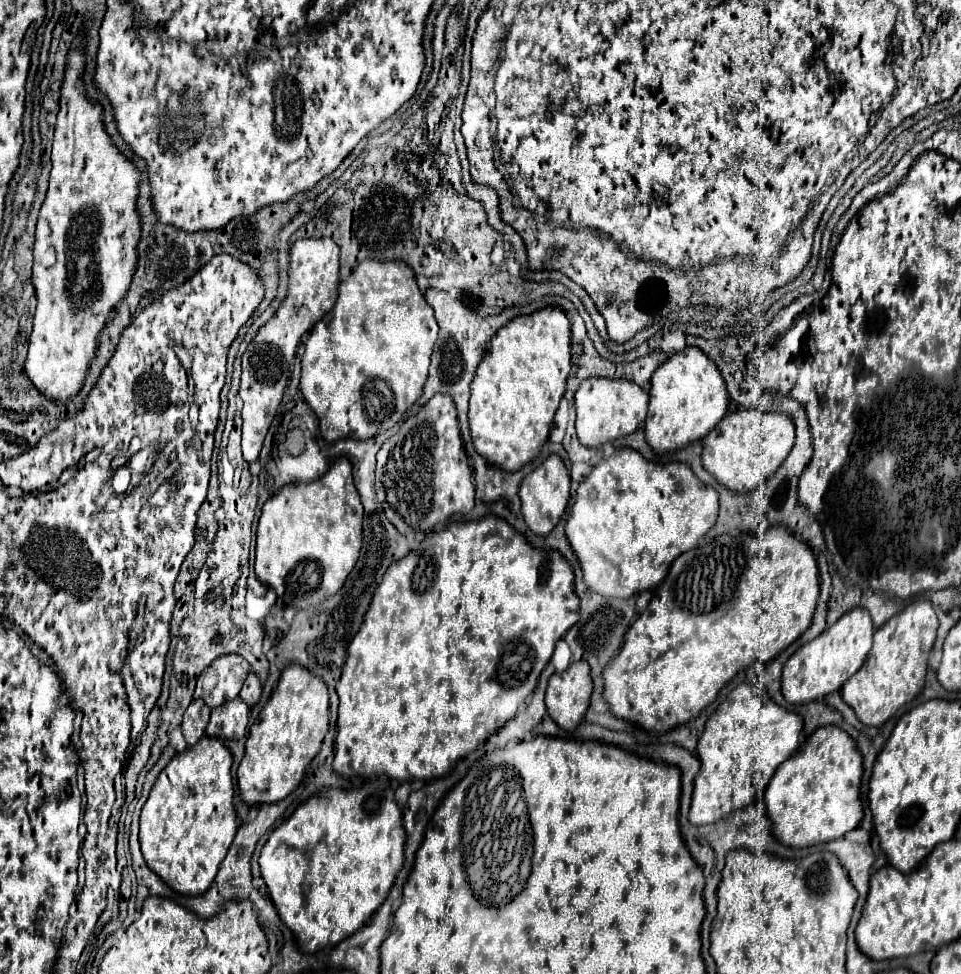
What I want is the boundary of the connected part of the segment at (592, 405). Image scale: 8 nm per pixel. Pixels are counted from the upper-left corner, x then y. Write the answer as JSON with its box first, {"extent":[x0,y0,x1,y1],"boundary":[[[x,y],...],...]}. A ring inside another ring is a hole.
{"extent":[575,378,647,448],"boundary":[[[587,378],[581,382],[575,392],[575,408],[577,408],[577,436],[583,446],[599,448],[605,442],[613,442],[621,436],[633,434],[647,416],[647,392],[641,386],[629,380],[607,380],[607,378]]]}

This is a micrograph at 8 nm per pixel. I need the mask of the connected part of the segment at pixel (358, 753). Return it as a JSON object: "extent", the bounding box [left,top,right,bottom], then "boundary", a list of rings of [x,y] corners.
{"extent":[333,514,579,782],"boundary":[[[489,514],[475,522],[451,524],[449,528],[433,534],[447,534],[447,536],[427,536],[421,542],[419,550],[407,554],[405,558],[393,562],[387,568],[379,588],[375,590],[371,606],[365,612],[365,620],[347,648],[347,662],[337,682],[339,722],[337,722],[335,758],[333,758],[333,770],[343,778],[349,778],[351,774],[371,776],[383,770],[393,780],[413,782],[413,780],[441,778],[449,774],[461,758],[473,752],[481,742],[485,742],[491,734],[503,728],[505,722],[517,714],[519,706],[525,704],[529,694],[535,690],[539,674],[551,660],[557,640],[563,638],[565,632],[579,620],[579,600],[575,596],[573,570],[569,562],[557,550],[545,552],[529,546],[525,538],[507,524],[507,520]]]}

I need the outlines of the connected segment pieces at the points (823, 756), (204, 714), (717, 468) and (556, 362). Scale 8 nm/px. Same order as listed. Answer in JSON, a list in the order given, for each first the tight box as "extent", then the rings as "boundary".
[{"extent":[765,726,863,848],"boundary":[[[837,726],[817,728],[805,740],[803,748],[799,748],[789,760],[785,760],[785,764],[781,764],[781,768],[777,768],[777,774],[773,776],[767,788],[765,804],[767,804],[769,820],[773,822],[773,836],[785,846],[807,848],[841,838],[845,836],[845,832],[857,828],[863,818],[863,804],[859,800],[861,776],[863,776],[861,754],[857,752],[851,736]]]},{"extent":[181,700,211,746],"boundary":[[[193,700],[189,704],[183,724],[181,724],[187,746],[193,746],[205,734],[205,728],[209,724],[209,712],[211,712],[211,708],[201,700]]]},{"extent":[703,410,795,494],"boundary":[[[737,410],[727,414],[717,428],[703,438],[703,468],[727,490],[747,494],[757,490],[783,464],[795,442],[795,424],[785,414],[763,410]]]},{"extent":[469,306,571,472],"boundary":[[[557,306],[517,316],[497,330],[471,384],[469,424],[475,450],[507,472],[531,462],[547,442],[571,370],[571,322]]]}]

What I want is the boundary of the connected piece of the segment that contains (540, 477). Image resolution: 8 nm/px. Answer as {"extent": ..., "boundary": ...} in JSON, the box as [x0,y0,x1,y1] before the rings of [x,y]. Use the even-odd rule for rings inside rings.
{"extent":[519,456,569,536],"boundary":[[[549,456],[539,468],[535,468],[529,476],[525,476],[521,488],[519,488],[519,498],[521,498],[521,510],[525,516],[525,524],[529,526],[531,532],[539,536],[547,536],[559,522],[561,514],[567,508],[569,502],[569,472],[559,456]]]}

